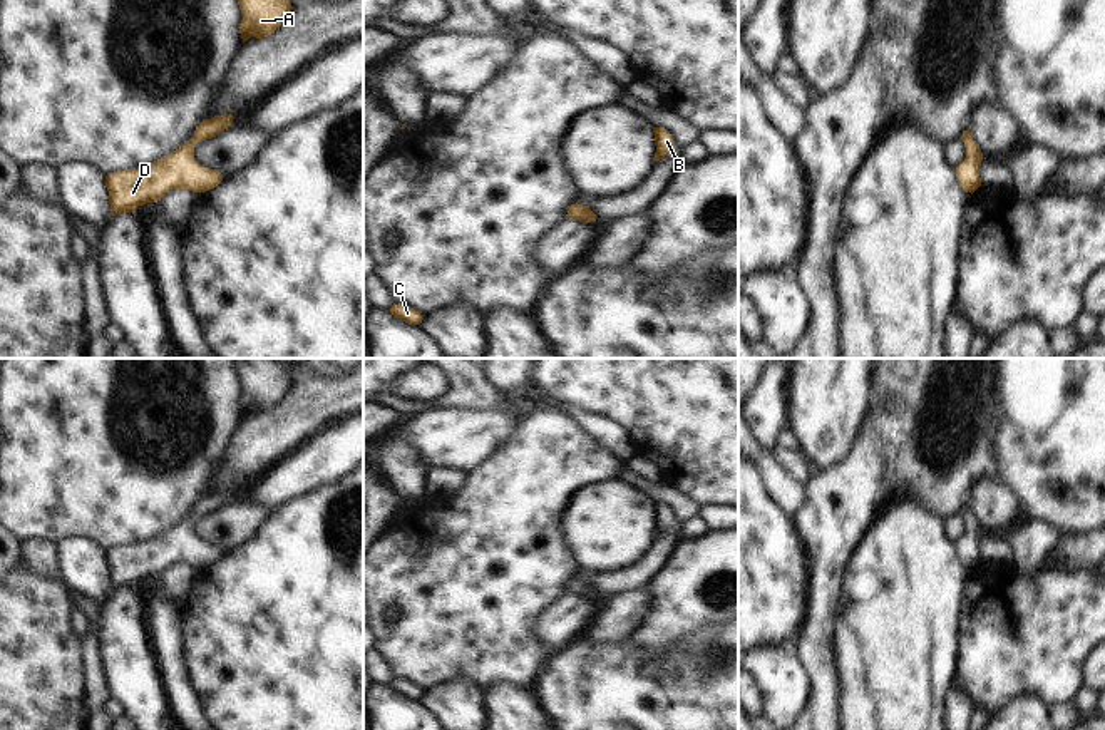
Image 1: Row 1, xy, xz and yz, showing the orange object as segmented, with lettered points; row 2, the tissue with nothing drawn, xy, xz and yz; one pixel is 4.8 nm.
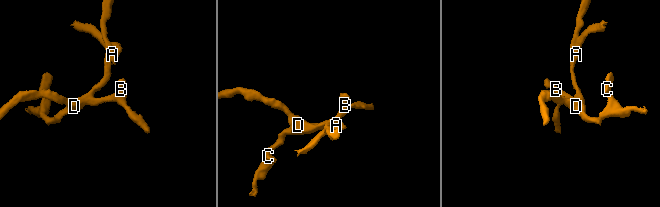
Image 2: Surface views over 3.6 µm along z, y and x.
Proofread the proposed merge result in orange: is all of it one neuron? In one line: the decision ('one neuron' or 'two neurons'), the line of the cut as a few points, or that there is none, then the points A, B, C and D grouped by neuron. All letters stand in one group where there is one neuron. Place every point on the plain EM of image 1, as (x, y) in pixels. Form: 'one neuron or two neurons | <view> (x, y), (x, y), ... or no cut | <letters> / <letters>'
one neuron | no cut | A B C D

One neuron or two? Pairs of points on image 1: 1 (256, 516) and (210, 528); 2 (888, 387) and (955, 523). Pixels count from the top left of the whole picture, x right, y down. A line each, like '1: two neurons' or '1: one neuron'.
1: one neuron
2: two neurons

